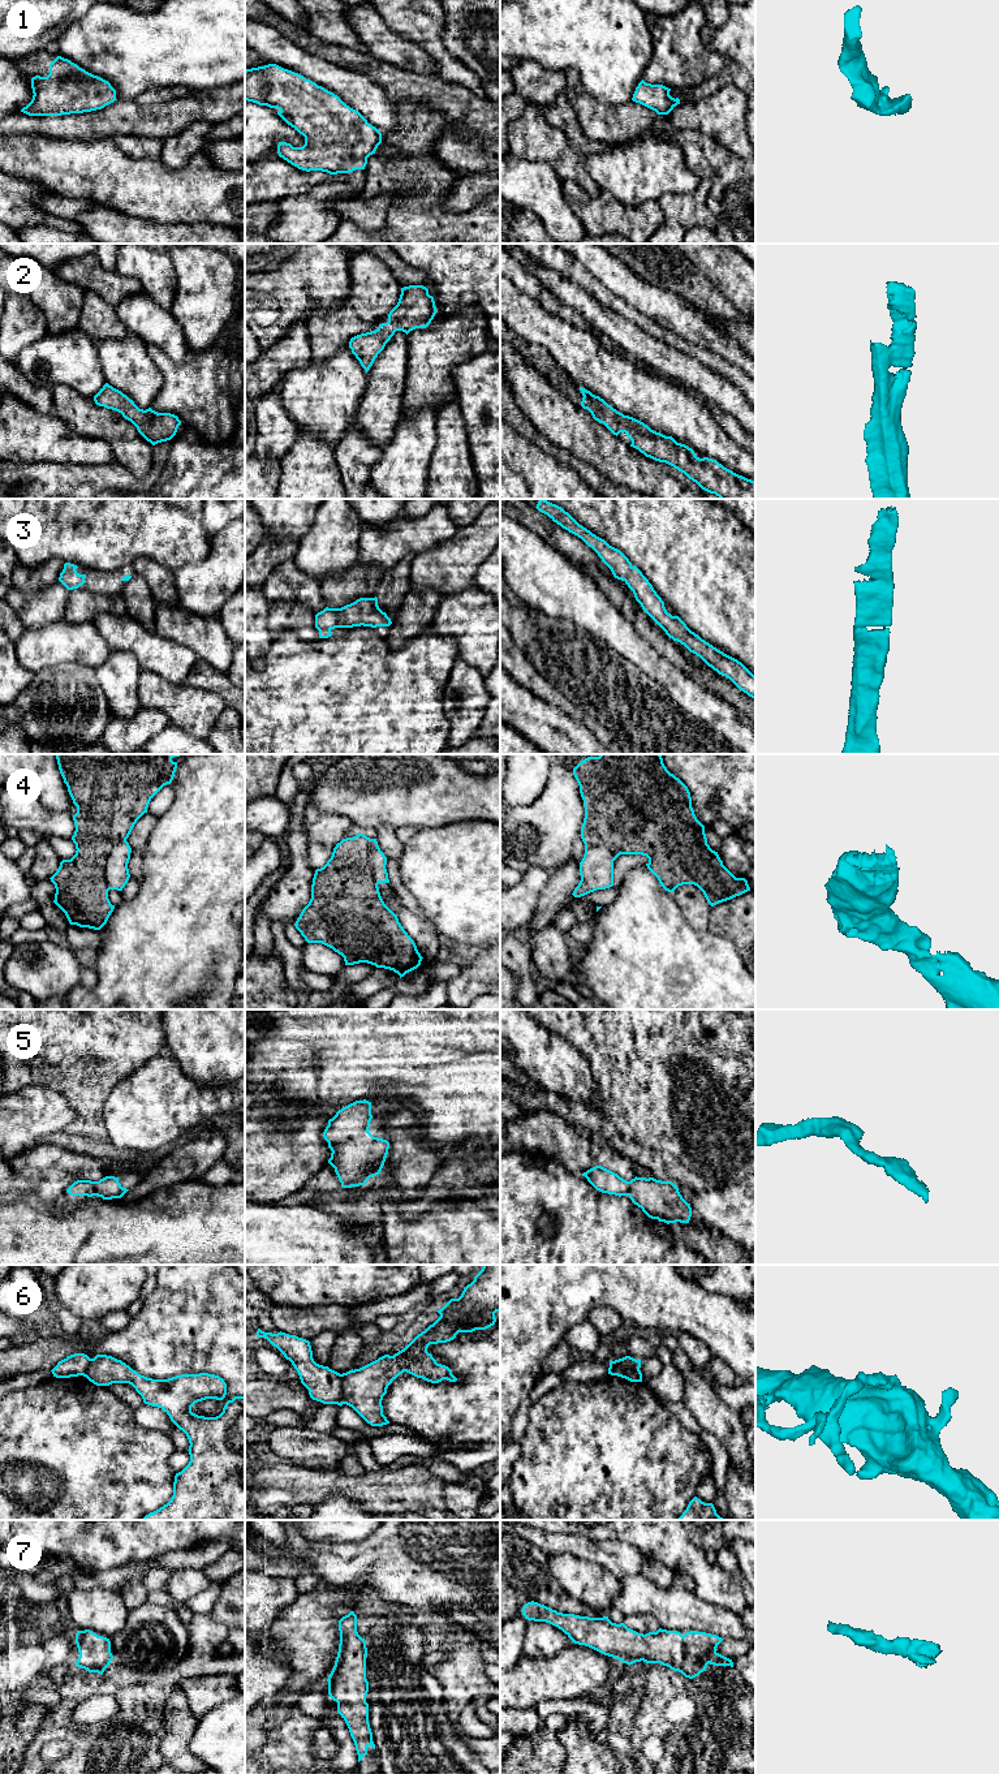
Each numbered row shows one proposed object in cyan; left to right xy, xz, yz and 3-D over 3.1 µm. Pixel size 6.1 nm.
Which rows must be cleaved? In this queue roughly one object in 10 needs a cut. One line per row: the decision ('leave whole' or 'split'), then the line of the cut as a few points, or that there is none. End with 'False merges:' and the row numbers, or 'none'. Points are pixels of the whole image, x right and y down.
1: leave whole | no cut
2: leave whole | no cut
3: leave whole | no cut
4: split | xy (125, 839), (111, 851), (106, 862), (106, 885), (108, 888)
5: leave whole | no cut
6: split | xz (340, 1374), (341, 1400), (344, 1403)
7: leave whole | no cut
False merges: 4, 6

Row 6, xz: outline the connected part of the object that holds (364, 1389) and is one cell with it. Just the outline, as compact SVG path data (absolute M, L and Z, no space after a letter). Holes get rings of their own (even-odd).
M483 1265L461 1296L451 1299L436 1312L440 1317L404 1349L341 1374L343 1403L371 1426L389 1424L383 1415L382 1400L392 1381L404 1372L431 1383L457 1381L452 1370L438 1364L427 1348L451 1342L458 1332L486 1330L495 1325L495 1313L500 1312L500 1265Z

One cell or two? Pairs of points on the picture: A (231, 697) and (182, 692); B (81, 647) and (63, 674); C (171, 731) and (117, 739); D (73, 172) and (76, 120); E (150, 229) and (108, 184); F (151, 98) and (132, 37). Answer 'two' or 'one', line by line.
A: two
B: two
C: two
D: two
E: two
F: two

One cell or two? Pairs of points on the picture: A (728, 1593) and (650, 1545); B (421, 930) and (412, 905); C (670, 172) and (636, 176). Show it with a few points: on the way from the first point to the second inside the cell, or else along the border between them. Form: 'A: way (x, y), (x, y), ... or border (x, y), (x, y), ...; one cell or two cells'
A: way (709, 1579), (687, 1557), (670, 1545); one cell
B: border (393, 890), (407, 908), (426, 920); two cells
C: way (662, 172), (644, 172); one cell

